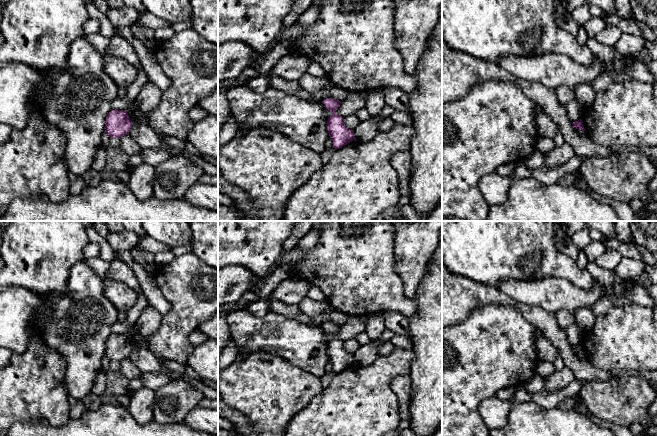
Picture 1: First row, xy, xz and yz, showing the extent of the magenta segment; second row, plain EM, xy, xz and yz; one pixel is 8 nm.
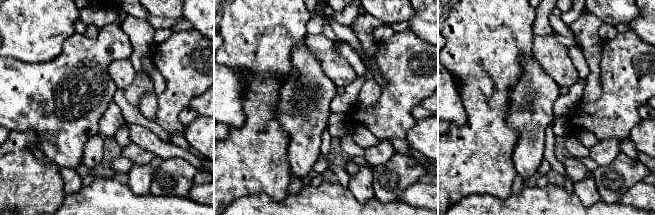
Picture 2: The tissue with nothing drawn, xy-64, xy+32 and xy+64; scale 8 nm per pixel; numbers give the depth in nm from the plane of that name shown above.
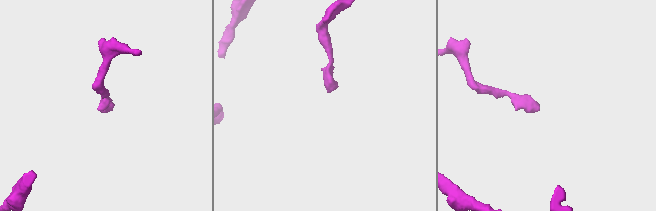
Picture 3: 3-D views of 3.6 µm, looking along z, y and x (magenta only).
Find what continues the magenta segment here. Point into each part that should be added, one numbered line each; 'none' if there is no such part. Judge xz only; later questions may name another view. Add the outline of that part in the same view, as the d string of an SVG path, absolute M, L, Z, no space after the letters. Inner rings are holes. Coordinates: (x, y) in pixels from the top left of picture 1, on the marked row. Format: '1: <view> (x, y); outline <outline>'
none

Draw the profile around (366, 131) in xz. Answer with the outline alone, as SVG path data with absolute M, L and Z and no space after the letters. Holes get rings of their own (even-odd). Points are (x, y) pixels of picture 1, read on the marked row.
M372 116L366 121L362 121L354 129L355 140L359 143L365 143L373 140L379 133L379 124L384 119L378 116Z

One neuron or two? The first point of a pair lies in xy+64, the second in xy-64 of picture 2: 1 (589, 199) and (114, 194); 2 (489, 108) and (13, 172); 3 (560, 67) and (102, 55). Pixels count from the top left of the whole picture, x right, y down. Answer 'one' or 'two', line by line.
1: two
2: one
3: two

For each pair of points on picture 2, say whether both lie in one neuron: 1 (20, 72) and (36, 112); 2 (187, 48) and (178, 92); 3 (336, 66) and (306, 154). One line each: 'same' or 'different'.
1: same
2: same
3: different

